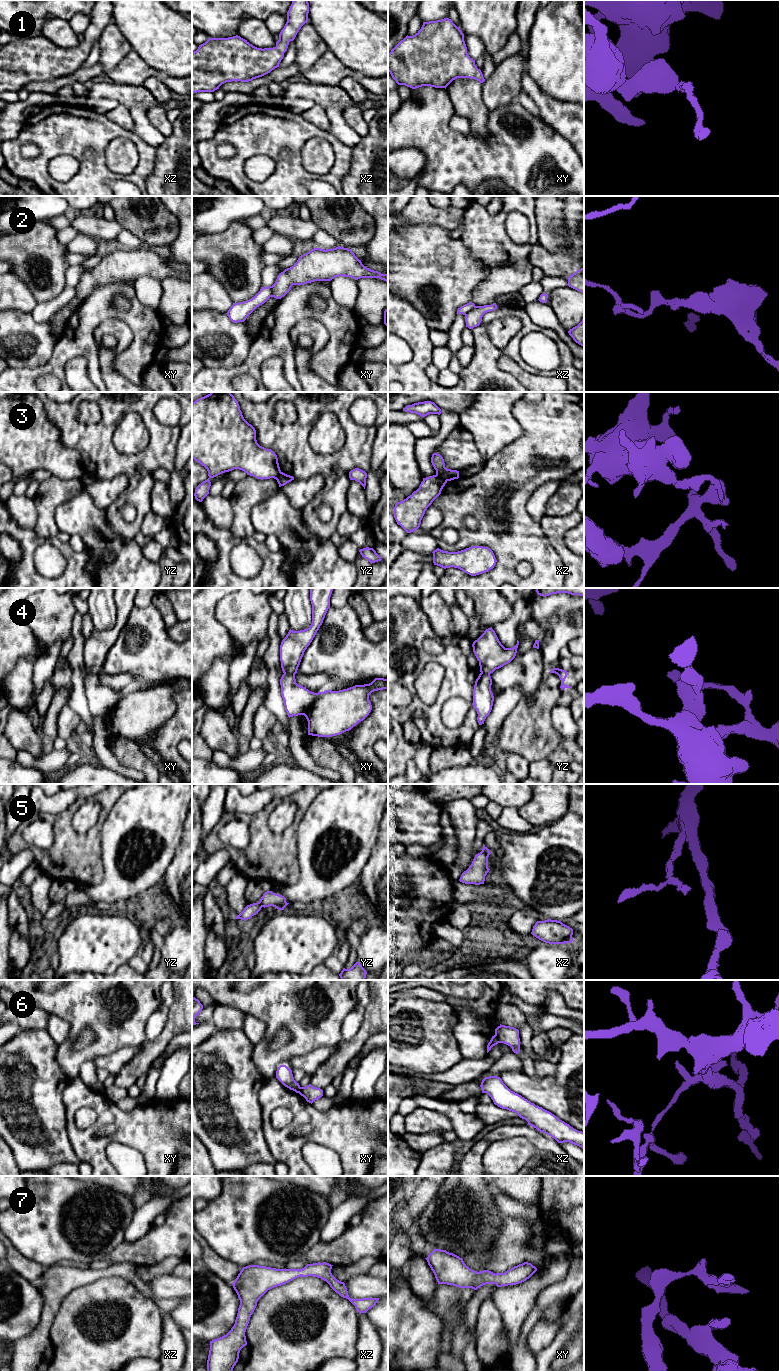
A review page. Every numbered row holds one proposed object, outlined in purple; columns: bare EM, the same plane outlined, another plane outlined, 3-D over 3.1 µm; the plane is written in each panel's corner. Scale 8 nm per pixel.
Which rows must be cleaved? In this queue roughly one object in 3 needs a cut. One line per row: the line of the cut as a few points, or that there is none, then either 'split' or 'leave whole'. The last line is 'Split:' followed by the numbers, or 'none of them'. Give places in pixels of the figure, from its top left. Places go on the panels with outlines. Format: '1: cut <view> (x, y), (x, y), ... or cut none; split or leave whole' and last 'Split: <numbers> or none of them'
1: cut none; leave whole
2: cut xz (476, 306), (465, 315); split
3: cut xz (436, 474), (446, 481); split
4: cut xy (284, 672), (294, 675); split
5: cut yz (258, 902), (261, 907); split
6: cut xz (494, 1035), (499, 1042); split
7: cut none; leave whole
Split: 2, 3, 4, 5, 6

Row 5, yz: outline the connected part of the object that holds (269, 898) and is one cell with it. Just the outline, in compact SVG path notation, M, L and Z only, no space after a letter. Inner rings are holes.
M267 891L261 897L259 903L261 907L273 906L278 910L284 910L284 908L289 904L286 902L286 898L282 895L273 893L272 891Z

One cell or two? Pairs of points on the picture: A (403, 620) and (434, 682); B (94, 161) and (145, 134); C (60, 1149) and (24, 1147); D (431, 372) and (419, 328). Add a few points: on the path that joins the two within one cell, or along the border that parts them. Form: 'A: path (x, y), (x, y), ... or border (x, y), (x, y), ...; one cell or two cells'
A: border (445, 669), (437, 662), (429, 661), (413, 685); two cells
B: border (132, 130), (141, 139), (155, 147); two cells
C: path (51, 1149), (33, 1149); one cell
D: border (430, 363), (426, 368), (425, 374), (433, 381); two cells

